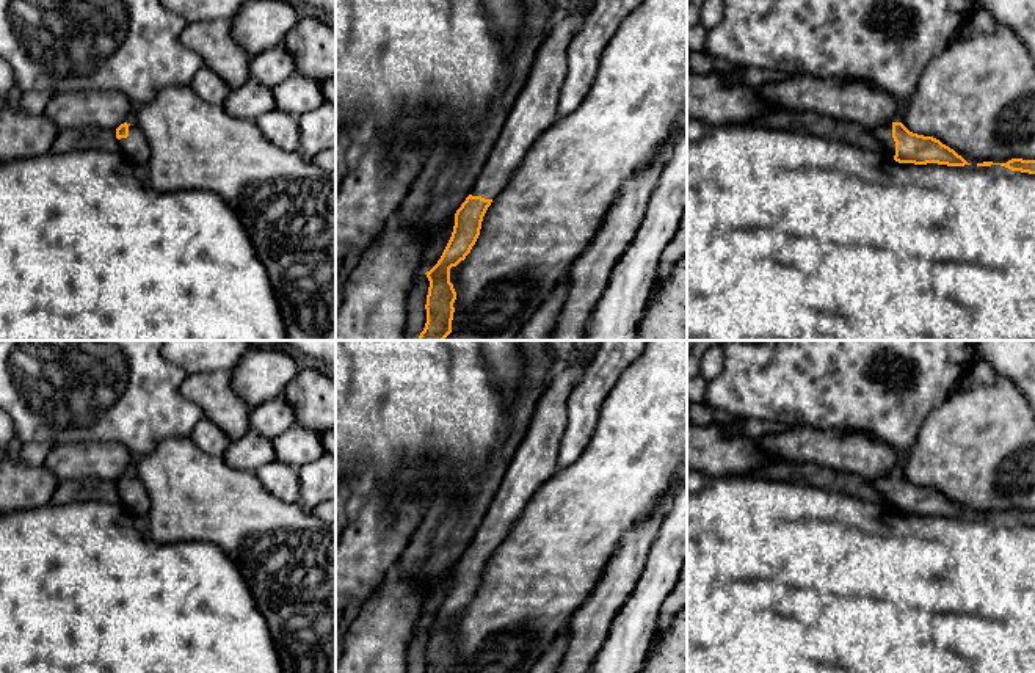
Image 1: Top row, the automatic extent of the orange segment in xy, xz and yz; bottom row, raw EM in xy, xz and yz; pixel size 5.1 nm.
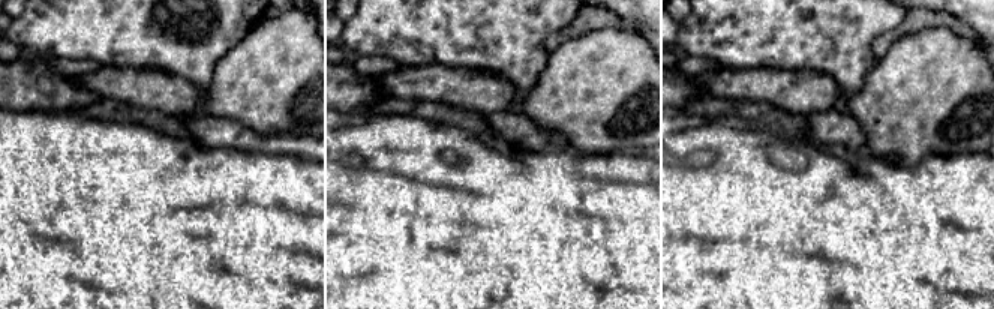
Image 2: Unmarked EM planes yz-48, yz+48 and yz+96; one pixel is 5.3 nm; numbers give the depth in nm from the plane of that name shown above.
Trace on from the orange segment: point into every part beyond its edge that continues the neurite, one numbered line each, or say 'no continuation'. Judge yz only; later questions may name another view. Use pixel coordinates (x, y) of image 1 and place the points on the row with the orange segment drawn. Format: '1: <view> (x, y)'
1: yz (883, 135)

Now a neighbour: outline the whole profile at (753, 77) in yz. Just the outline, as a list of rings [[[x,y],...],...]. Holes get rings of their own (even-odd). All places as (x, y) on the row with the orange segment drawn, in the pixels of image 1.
[[[734,67],[731,72],[723,74],[723,77],[726,82],[731,83],[743,83],[751,88],[759,88],[767,83],[786,80],[792,75],[776,71],[764,71],[757,67]]]

